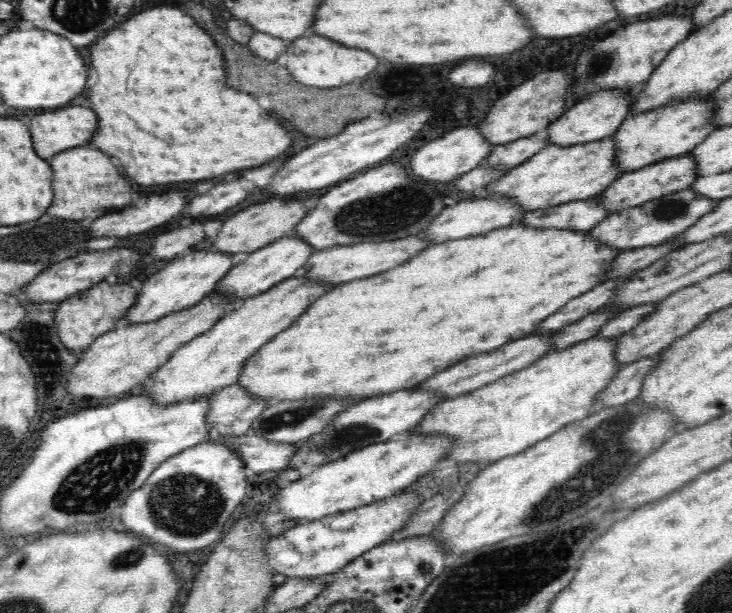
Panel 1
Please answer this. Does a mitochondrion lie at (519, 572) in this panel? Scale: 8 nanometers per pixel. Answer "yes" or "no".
yes

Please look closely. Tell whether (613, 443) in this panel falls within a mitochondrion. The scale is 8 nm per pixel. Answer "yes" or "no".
yes

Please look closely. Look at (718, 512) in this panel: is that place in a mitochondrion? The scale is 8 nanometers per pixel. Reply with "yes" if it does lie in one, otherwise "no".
no

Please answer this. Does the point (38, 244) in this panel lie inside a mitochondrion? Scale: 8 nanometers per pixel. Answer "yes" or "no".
yes

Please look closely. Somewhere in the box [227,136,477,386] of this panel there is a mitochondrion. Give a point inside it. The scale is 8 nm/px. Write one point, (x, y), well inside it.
(378, 217)

